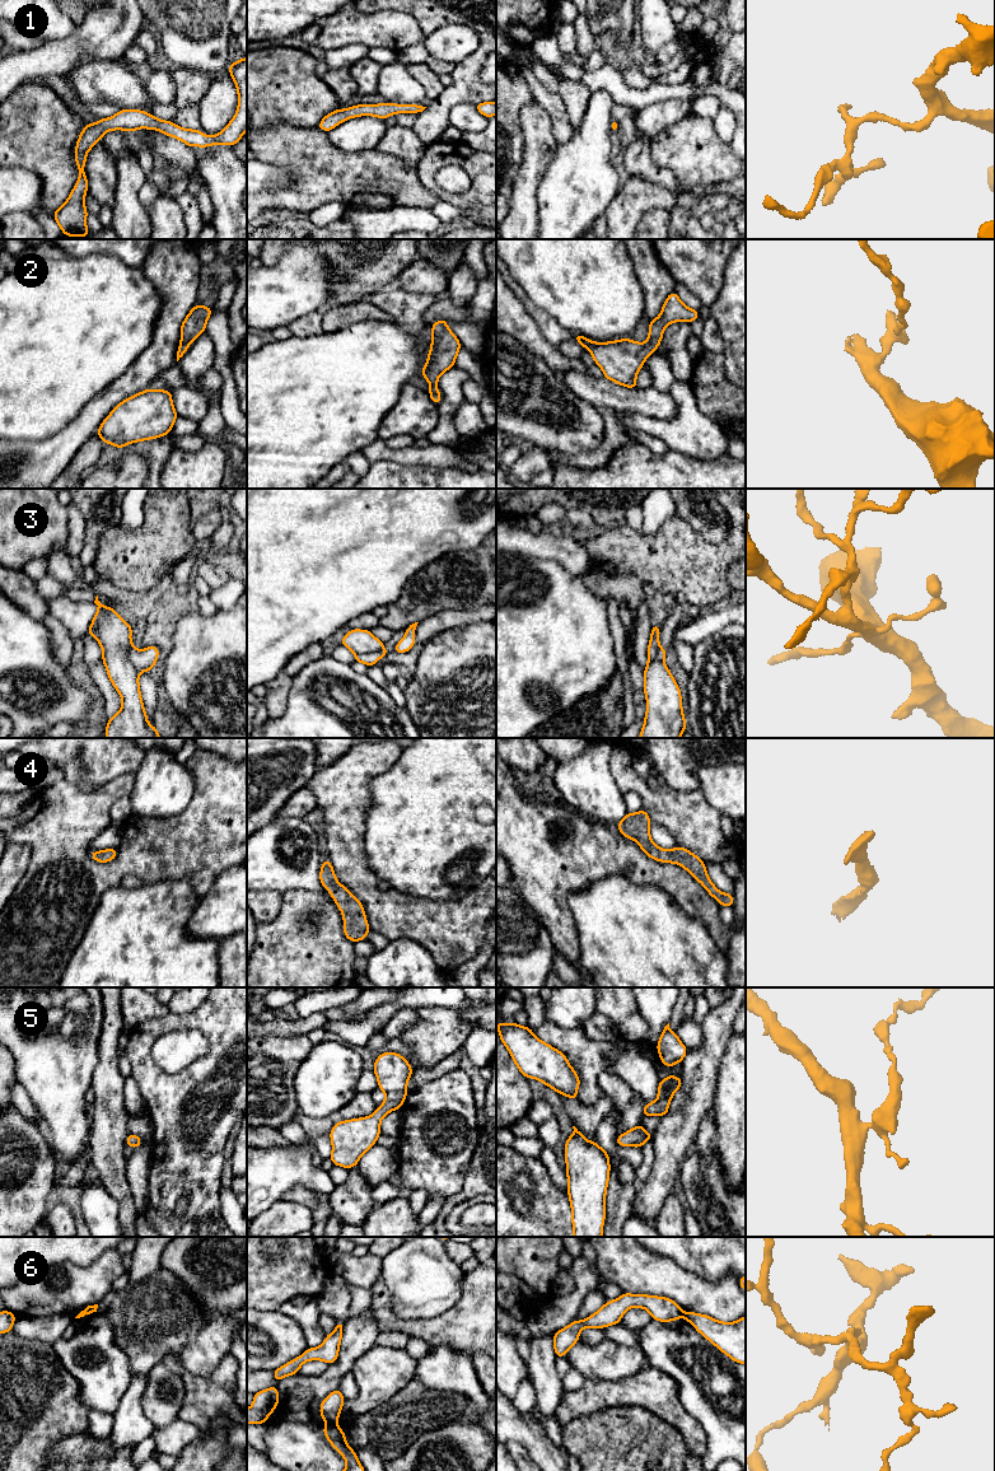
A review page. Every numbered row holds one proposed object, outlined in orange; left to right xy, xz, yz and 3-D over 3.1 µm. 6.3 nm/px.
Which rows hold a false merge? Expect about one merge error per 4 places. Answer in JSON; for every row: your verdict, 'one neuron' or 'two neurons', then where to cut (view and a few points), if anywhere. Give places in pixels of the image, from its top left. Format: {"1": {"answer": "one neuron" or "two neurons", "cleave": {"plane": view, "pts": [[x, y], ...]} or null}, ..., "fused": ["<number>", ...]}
{"1": {"answer": "one neuron", "cleave": null}, "2": {"answer": "one neuron", "cleave": null}, "3": {"answer": "two neurons", "cleave": {"plane": "xz", "pts": [[383, 647], [374, 652], [356, 654]]}}, "4": {"answer": "one neuron", "cleave": null}, "5": {"answer": "one neuron", "cleave": null}, "6": {"answer": "two neurons", "cleave": {"plane": "xz", "pts": [[330, 1422], [335, 1424]]}}, "fused": ["3", "6"]}

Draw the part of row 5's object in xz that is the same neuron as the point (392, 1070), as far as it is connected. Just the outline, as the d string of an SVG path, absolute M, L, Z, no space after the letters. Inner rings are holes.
M383 1052L377 1057L373 1071L378 1079L378 1088L386 1093L383 1105L368 1117L336 1122L330 1133L332 1141L330 1161L347 1169L358 1166L360 1157L377 1143L380 1120L402 1107L414 1069L400 1054Z

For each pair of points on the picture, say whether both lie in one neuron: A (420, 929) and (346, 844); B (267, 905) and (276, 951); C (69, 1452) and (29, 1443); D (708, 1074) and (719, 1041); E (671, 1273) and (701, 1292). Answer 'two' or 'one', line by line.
A: one
B: two
C: two
D: one
E: one

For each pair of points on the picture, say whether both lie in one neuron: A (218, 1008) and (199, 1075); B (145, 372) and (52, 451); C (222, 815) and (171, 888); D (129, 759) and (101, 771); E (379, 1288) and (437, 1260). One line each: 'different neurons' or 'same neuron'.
A: same neuron
B: same neuron
C: different neurons
D: same neuron
E: different neurons

